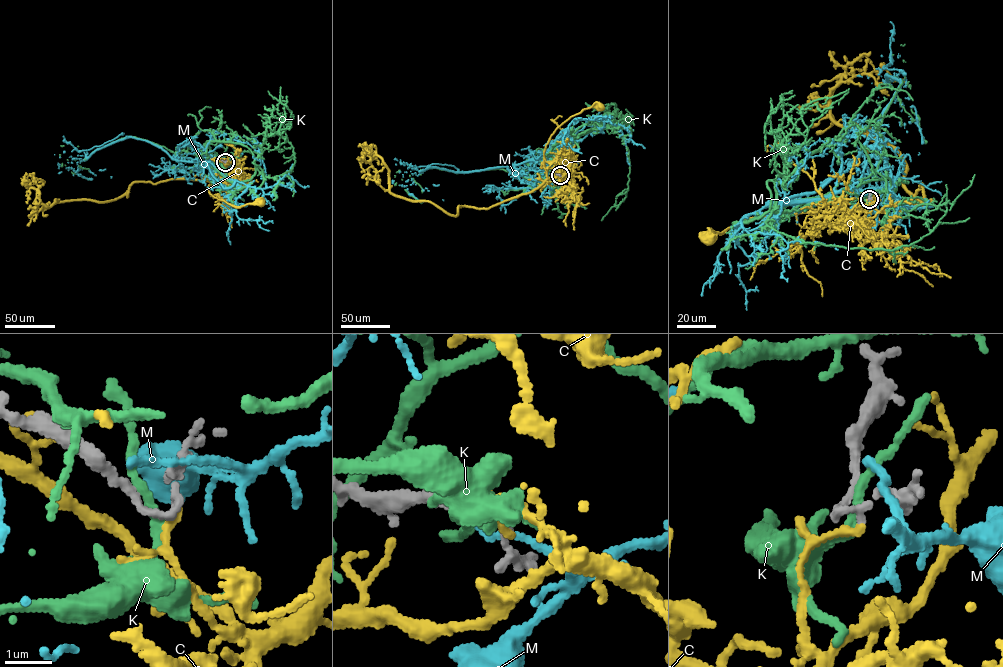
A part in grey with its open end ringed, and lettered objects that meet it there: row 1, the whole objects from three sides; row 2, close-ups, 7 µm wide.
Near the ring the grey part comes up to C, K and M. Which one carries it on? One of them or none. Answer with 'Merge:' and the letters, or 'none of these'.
Merge: C

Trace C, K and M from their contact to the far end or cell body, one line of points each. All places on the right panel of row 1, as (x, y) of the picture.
C: (869, 199), (853, 213), (857, 225), (815, 210), (751, 218), (719, 234), (713, 231), (709, 239)
K: (869, 198), (890, 179), (781, 213), (777, 194), (766, 225), (893, 250), (932, 229), (946, 184)
M: (870, 198), (891, 181), (886, 160), (867, 145), (900, 85), (887, 73), (919, 153)

